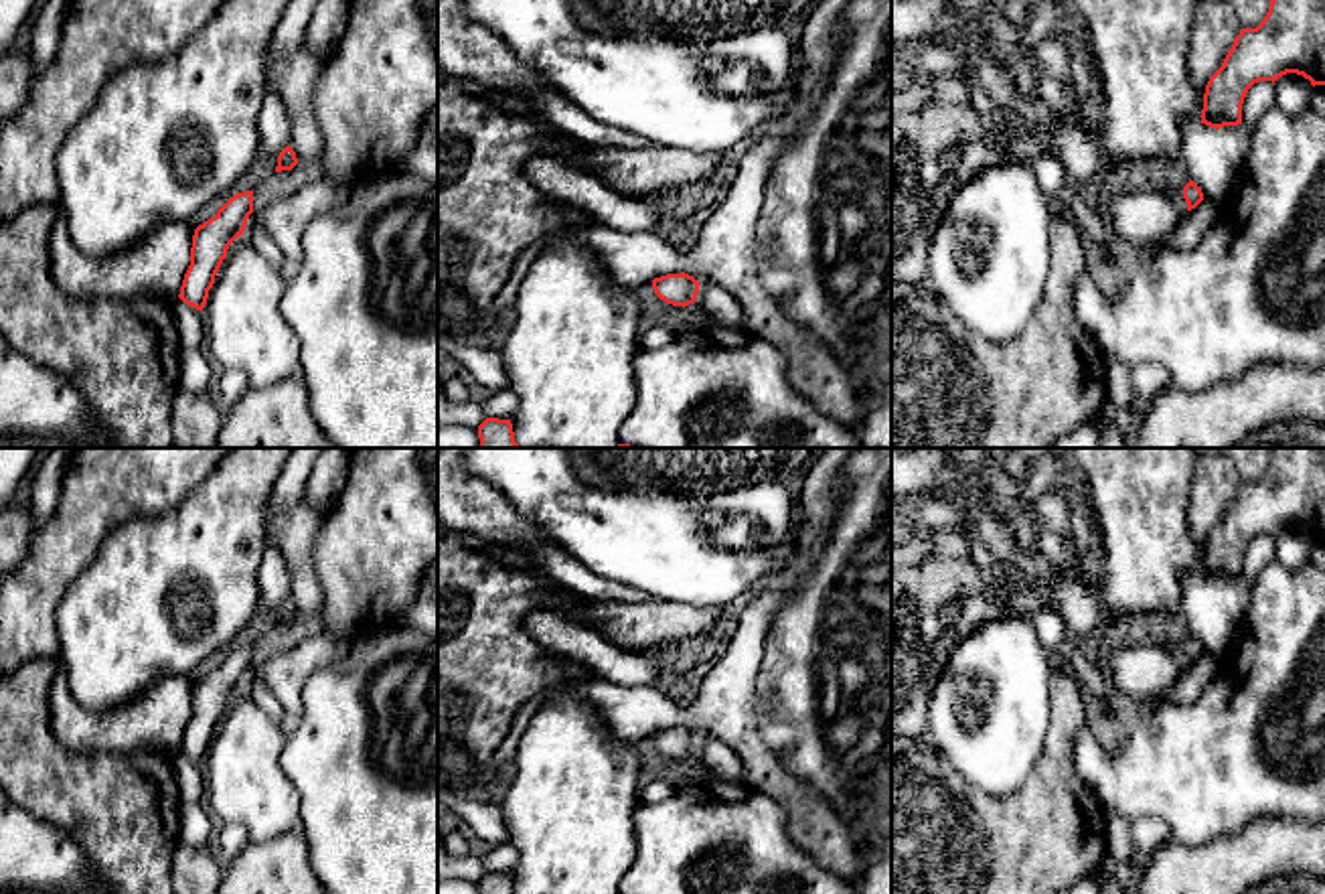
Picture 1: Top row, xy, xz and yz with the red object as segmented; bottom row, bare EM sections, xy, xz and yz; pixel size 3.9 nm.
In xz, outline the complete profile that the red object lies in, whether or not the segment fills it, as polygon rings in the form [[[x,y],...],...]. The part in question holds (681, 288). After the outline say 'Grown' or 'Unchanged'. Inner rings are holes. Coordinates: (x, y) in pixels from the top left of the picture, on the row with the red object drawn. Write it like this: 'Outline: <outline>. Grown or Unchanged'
Outline: [[[681,272],[681,274],[667,274],[652,280],[654,294],[673,306],[689,306],[697,300],[699,282]]]. Unchanged

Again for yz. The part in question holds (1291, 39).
Outline: [[[1270,0],[1256,28],[1242,28],[1203,93],[1201,124],[1242,124],[1242,103],[1258,81],[1287,73],[1325,85],[1325,0]]]. Unchanged

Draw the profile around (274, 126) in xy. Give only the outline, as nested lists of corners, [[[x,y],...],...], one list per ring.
[[[265,81],[265,83],[267,83],[265,97],[263,97],[263,105],[259,111],[257,158],[282,152],[286,146],[290,146],[290,140],[292,140],[292,128],[290,128],[290,120],[288,120],[284,101],[280,99],[271,81]]]

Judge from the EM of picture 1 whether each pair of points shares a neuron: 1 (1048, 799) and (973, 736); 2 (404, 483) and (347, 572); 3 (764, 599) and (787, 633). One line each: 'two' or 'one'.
1: two
2: one
3: two

